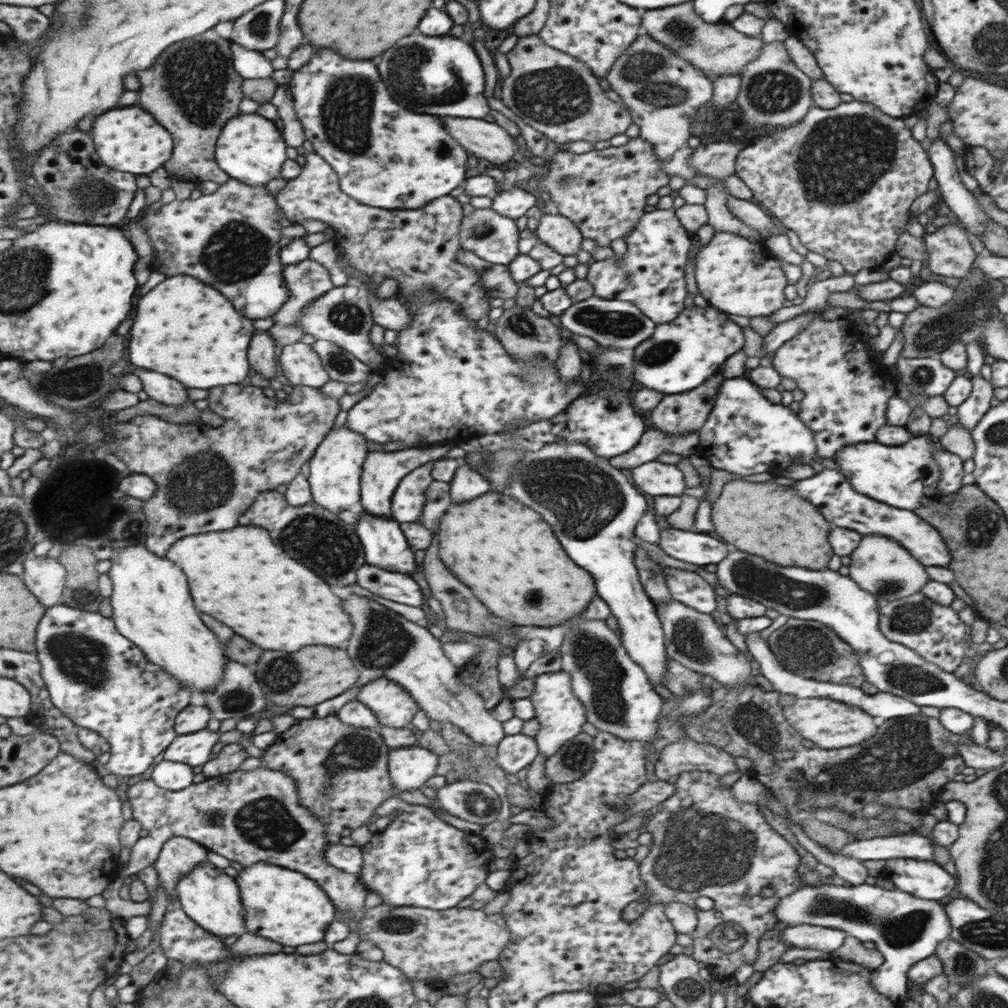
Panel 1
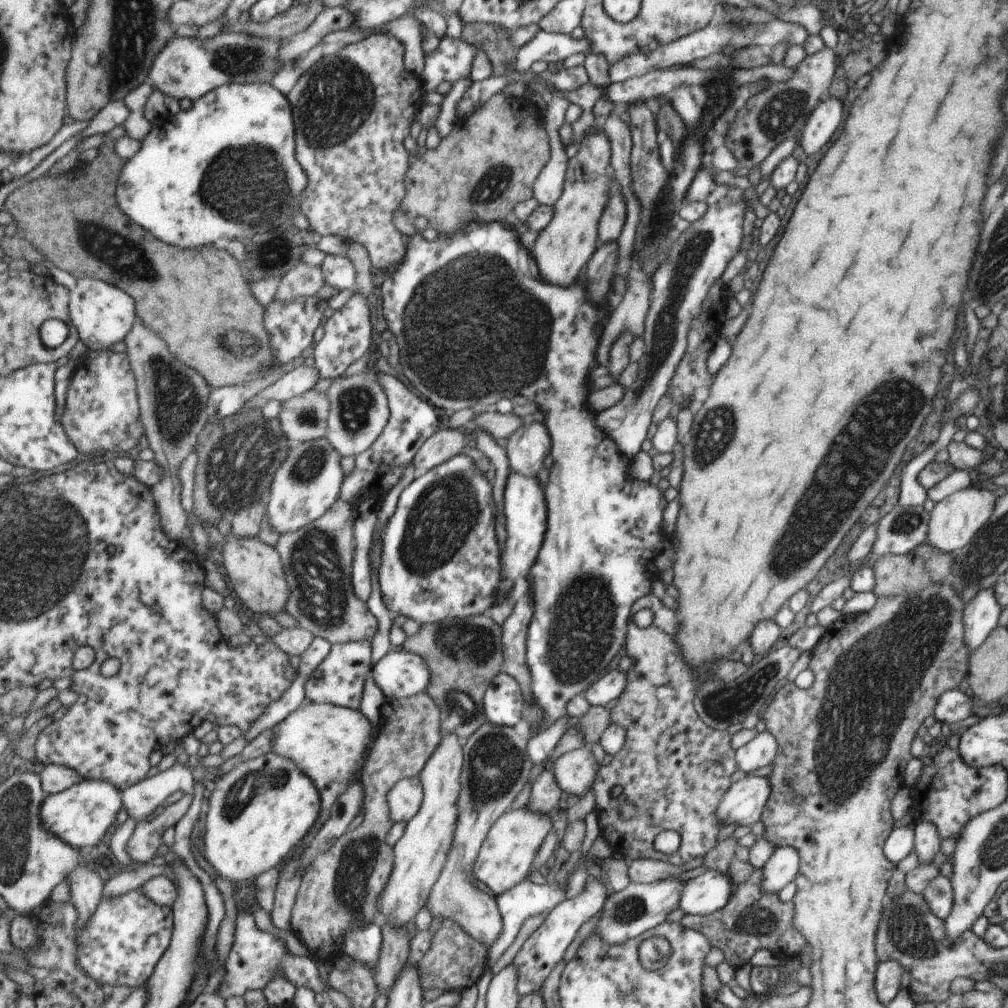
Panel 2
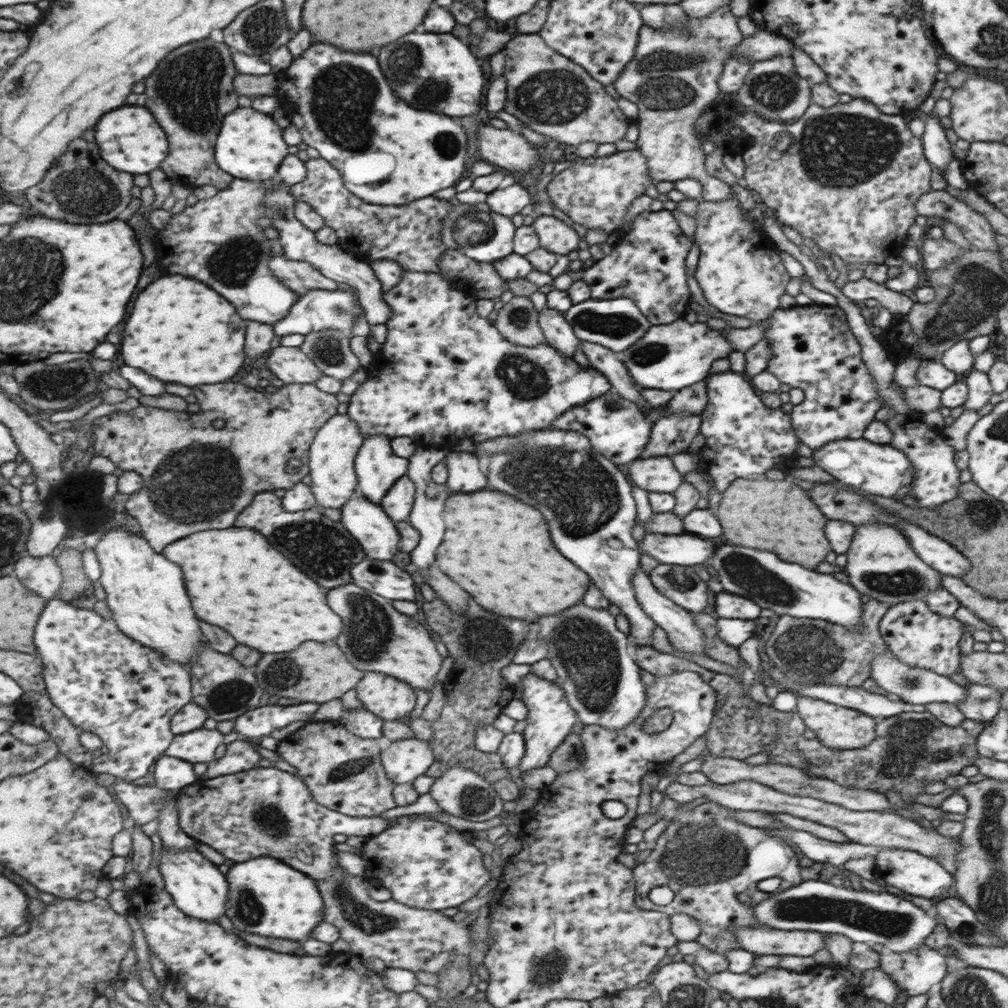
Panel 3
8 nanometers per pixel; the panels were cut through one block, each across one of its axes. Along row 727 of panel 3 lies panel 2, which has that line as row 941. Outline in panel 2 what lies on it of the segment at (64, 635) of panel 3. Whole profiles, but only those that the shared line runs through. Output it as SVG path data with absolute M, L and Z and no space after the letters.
M139 887L113 900L101 901L91 920L79 927L77 938L81 946L77 960L81 968L104 988L139 988L148 984L157 963L172 946L175 930L173 907L155 904Z

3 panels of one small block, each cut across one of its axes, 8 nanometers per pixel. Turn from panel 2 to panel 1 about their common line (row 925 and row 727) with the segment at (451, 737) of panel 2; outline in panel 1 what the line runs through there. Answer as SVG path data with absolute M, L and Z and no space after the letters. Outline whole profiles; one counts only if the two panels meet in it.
M375 678L359 690L355 700L373 712L380 726L406 728L417 712L418 706L407 691L387 678Z

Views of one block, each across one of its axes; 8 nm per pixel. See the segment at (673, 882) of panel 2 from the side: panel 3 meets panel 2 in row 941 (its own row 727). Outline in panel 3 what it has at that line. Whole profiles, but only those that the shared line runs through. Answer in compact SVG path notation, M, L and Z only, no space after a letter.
M577 604L561 614L541 618L537 628L548 645L546 659L555 667L557 683L564 689L568 705L576 711L581 724L621 730L643 712L647 694L639 680L640 667L631 662L627 636L615 630L613 616L605 610Z

